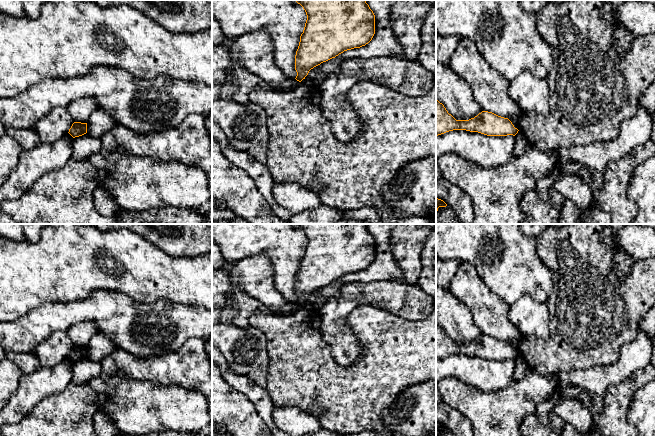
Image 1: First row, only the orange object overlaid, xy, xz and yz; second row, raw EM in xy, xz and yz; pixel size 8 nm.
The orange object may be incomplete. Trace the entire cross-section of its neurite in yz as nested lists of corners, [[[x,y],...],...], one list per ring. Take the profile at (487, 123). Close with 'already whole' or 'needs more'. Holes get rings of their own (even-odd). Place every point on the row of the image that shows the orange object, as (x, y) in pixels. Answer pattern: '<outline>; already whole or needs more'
[[[436,99],[436,136],[453,130],[478,132],[487,136],[515,136],[518,129],[508,118],[482,111],[469,120],[456,120]]]; already whole

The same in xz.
[[[295,0],[306,12],[307,20],[295,55],[296,80],[301,82],[314,67],[344,51],[368,44],[375,34],[375,15],[365,0]]]; already whole

